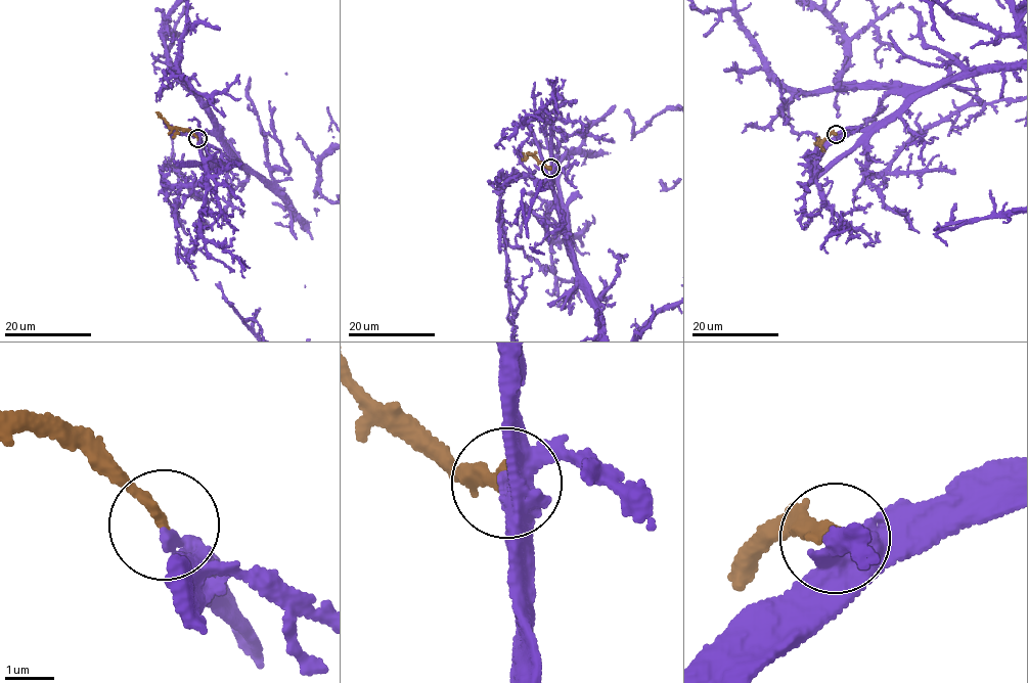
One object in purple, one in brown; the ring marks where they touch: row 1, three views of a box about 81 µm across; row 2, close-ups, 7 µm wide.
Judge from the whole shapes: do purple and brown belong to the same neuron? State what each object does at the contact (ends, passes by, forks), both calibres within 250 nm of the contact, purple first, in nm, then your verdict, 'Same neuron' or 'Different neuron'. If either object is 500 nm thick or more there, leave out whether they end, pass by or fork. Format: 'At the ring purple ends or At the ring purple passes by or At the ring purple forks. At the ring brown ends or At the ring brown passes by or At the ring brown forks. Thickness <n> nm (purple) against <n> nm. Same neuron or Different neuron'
At the ring purple ends. At the ring brown ends. Thickness 200 nm (purple) against 240 nm. Same neuron

